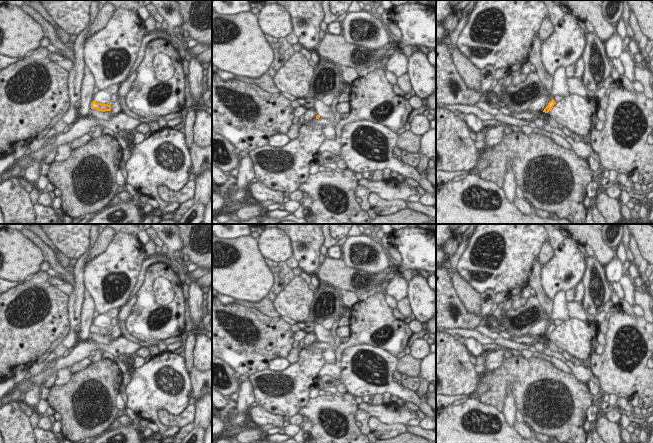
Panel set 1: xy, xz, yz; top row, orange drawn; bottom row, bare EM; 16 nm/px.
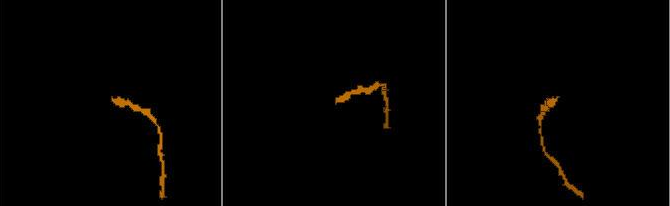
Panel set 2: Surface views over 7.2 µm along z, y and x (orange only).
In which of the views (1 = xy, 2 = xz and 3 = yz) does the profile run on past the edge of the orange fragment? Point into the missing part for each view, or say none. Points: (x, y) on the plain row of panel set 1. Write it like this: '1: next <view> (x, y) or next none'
1: next none
2: next none
3: next none

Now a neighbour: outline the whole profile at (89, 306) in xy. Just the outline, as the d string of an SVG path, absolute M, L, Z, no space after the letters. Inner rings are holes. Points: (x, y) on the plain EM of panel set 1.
M88 290L85 291L85 302L82 309L81 329L78 331L79 342L85 342L90 338L91 327L94 324L94 313L96 305L94 298Z

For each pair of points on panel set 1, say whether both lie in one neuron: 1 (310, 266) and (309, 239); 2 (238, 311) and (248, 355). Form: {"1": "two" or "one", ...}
{"1": "one", "2": "one"}

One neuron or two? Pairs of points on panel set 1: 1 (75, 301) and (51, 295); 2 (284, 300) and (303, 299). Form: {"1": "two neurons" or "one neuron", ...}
{"1": "two neurons", "2": "one neuron"}

